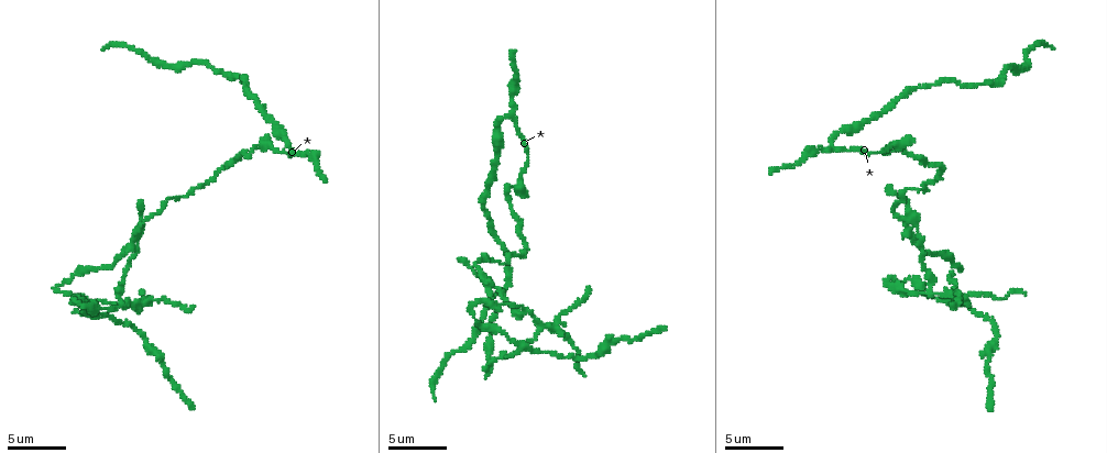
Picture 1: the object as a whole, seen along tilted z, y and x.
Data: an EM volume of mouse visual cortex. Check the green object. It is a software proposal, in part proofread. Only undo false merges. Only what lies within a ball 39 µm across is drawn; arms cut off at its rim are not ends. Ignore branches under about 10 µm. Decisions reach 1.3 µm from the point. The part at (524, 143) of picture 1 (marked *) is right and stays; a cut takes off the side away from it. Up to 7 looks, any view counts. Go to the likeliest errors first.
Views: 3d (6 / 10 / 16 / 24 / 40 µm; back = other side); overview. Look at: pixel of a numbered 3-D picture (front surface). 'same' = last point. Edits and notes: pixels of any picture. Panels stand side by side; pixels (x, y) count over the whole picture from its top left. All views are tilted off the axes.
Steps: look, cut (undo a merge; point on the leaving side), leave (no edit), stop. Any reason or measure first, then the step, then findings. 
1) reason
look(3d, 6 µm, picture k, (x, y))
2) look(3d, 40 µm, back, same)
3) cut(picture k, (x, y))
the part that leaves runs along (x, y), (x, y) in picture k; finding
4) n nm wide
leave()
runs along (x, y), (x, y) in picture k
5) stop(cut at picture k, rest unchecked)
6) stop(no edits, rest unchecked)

thin arm on a thick one
look(3d, 10 µm, picture 1, (133, 240))

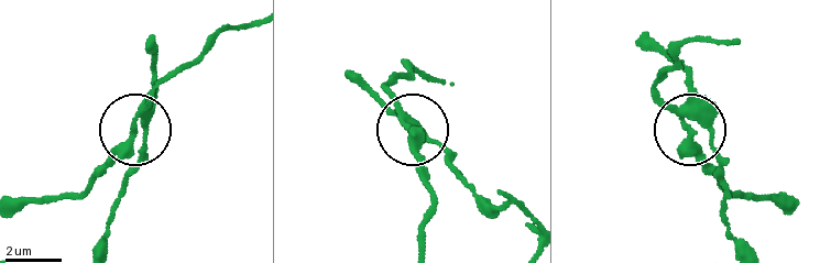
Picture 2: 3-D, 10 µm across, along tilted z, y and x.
look(3d, 10 µm, back, picture 2, (697, 134))

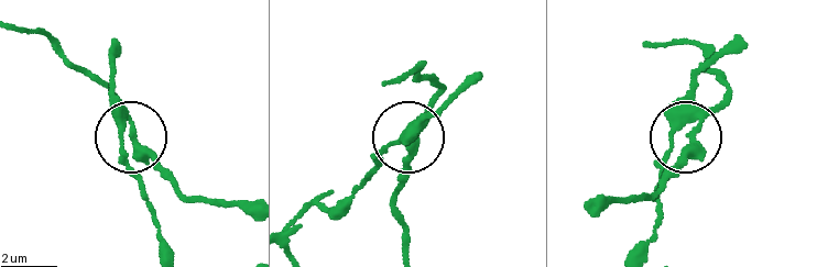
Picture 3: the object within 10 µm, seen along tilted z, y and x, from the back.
4 arms
cut(picture 3, (112, 76))
a second neuron is stuck on

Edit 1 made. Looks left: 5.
look(3d, 16 µm, picture 1, (512, 186))

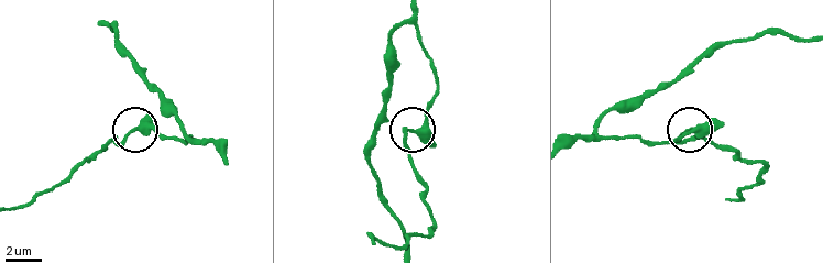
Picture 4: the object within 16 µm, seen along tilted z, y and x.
look(3d, 16 µm, back, picture 4, (412, 129))

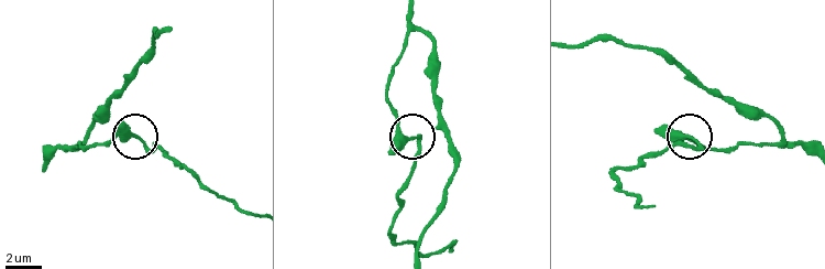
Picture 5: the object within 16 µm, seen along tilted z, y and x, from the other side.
250 nm wide
leave()
runs along (393, 72), (387, 101), (400, 132), (417, 143), (410, 174) in picture 5; continuous, no second neuron

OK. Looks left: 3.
calibre changes
look(3d, 10 µm, picture 1, (468, 345))

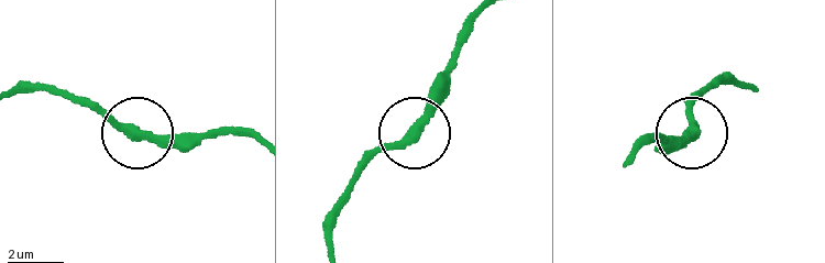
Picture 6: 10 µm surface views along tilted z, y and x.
leave()
one neuron here

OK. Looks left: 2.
stop(cut at picture 3, rest unchecked)

